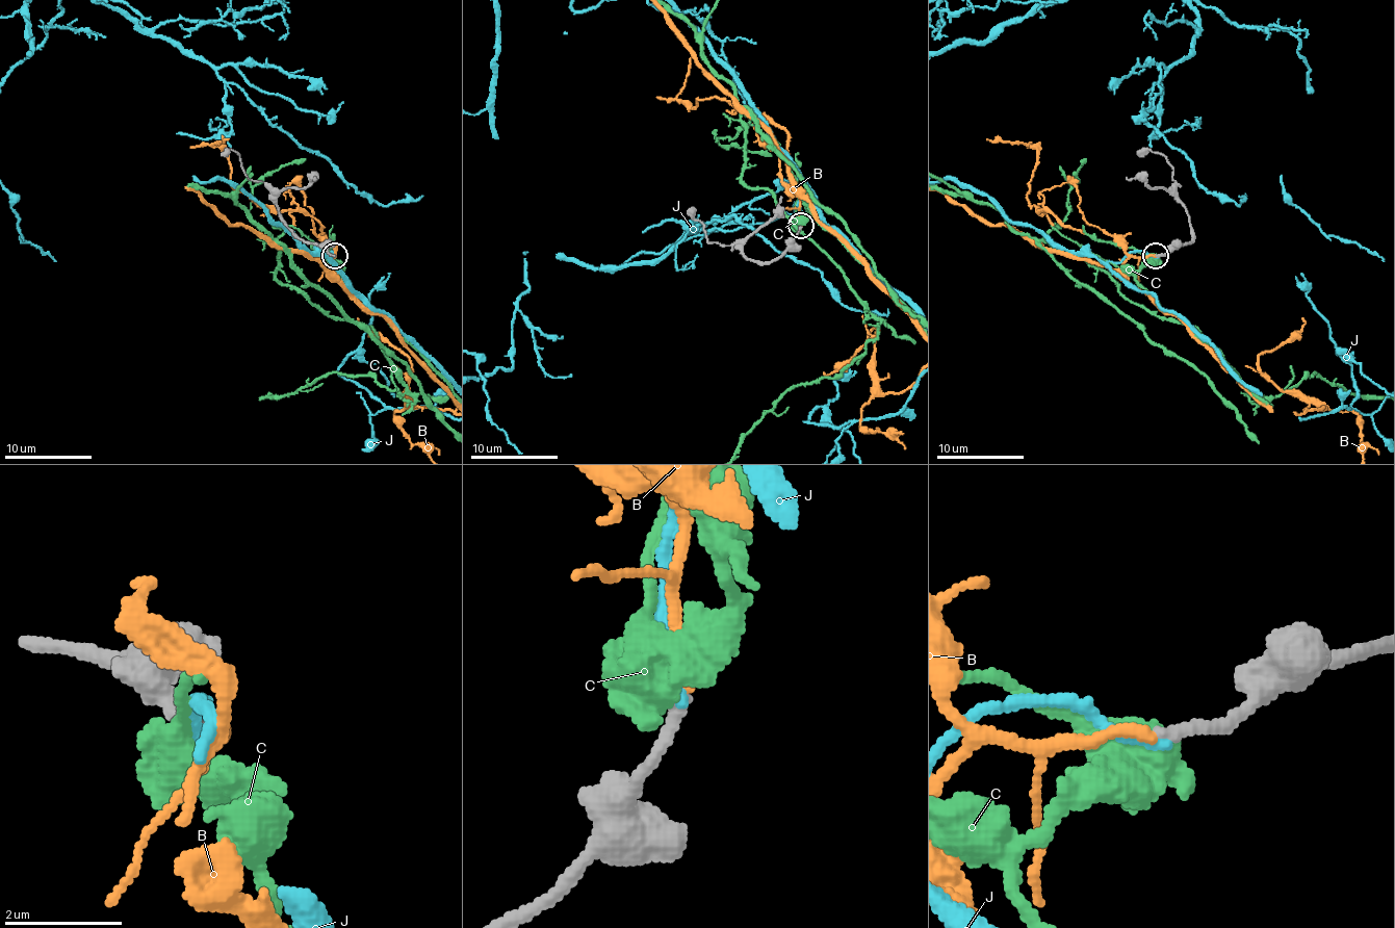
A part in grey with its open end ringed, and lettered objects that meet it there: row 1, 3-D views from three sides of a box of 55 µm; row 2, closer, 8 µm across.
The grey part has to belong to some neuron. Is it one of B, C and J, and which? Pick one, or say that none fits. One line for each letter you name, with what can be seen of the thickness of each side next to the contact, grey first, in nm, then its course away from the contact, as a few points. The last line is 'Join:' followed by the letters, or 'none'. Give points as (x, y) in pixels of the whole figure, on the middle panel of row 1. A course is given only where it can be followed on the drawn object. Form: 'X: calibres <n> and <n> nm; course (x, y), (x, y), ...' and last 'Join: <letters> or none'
B: calibres 220 and 220 nm
Join: B

